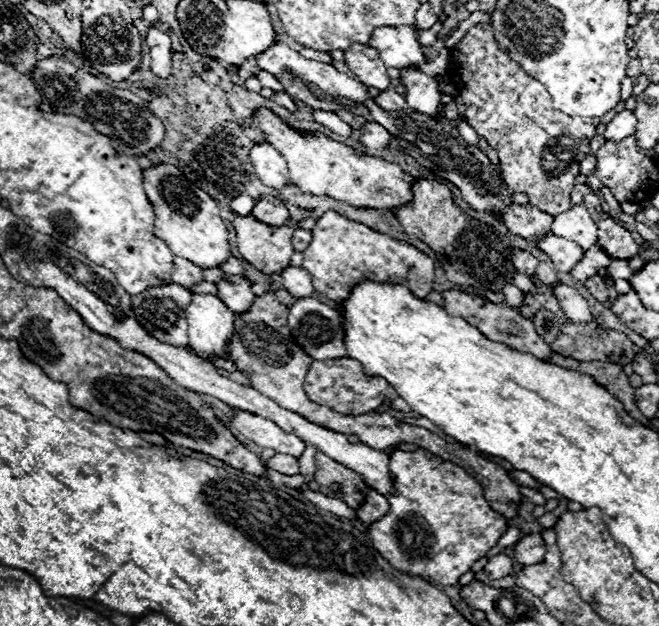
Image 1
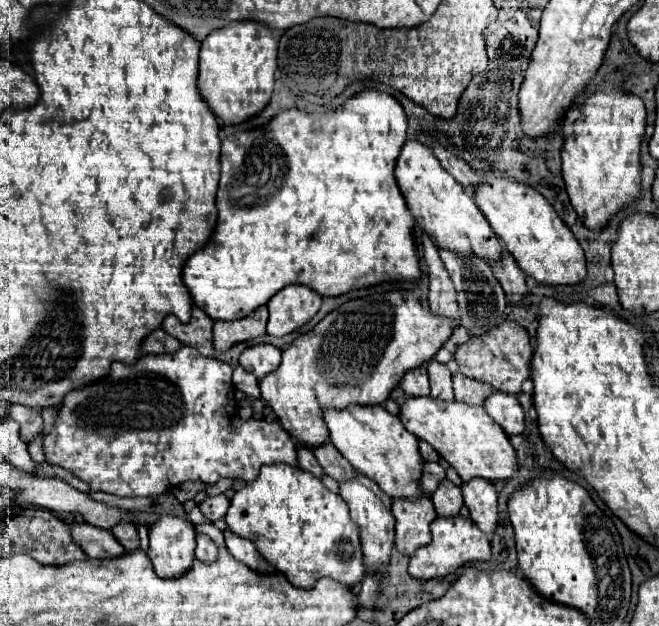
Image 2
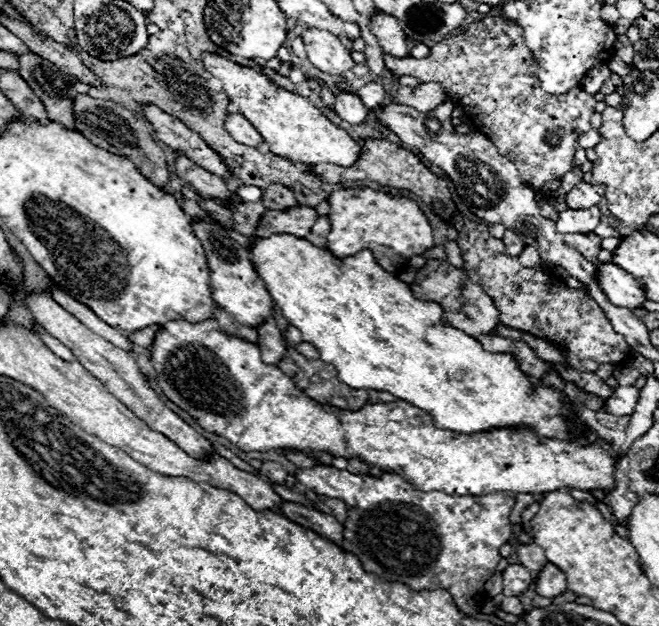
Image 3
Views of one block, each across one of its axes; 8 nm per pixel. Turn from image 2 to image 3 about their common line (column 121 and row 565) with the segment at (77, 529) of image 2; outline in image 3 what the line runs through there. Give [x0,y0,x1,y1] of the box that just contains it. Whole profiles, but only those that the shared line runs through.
[534,562,568,598]

